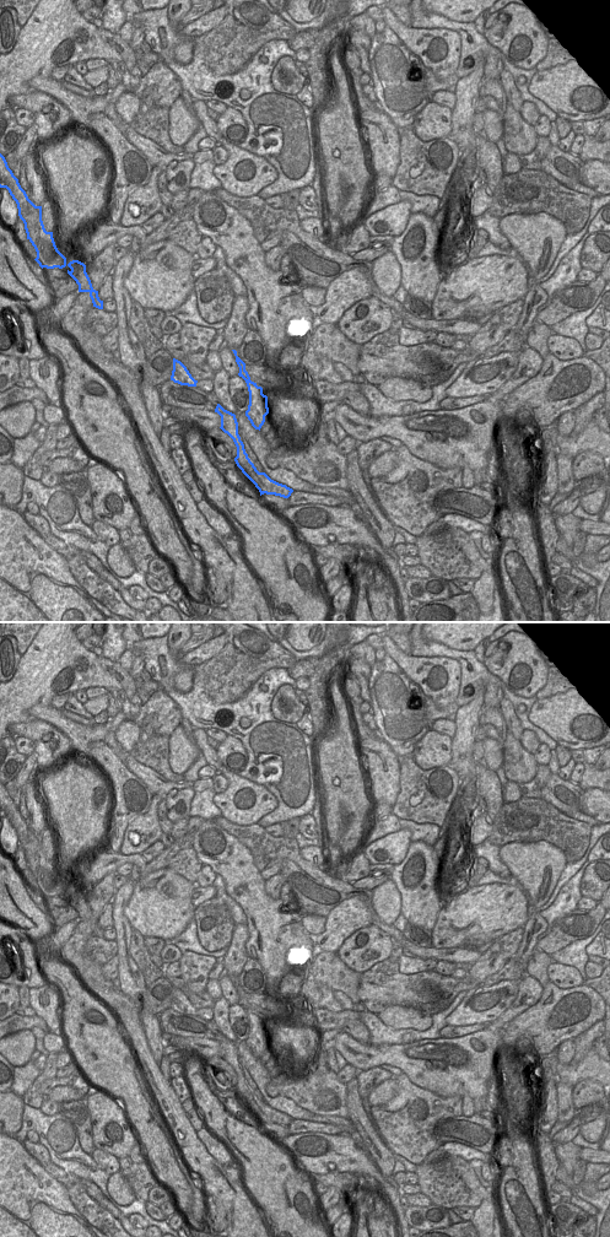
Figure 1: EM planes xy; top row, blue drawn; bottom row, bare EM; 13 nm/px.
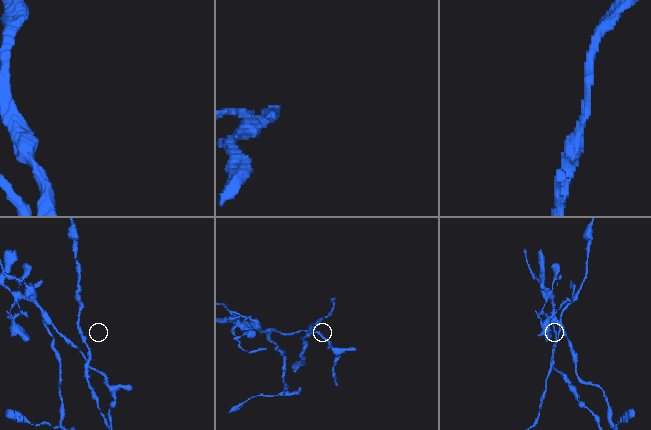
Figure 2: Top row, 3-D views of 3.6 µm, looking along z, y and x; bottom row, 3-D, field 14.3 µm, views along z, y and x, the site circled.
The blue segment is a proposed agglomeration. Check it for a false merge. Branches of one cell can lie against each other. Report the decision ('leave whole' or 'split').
split

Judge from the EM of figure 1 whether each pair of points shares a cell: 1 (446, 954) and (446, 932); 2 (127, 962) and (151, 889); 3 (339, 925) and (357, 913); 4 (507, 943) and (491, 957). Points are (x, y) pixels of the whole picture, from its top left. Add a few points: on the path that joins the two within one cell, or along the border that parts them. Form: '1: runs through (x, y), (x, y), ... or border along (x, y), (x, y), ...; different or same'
1: border along (433, 946), (475, 947); different
2: border along (128, 900), (124, 907), (124, 916), (133, 928); different
3: runs through (344, 921), (352, 913); same
4: runs through (503, 946), (495, 955); same

